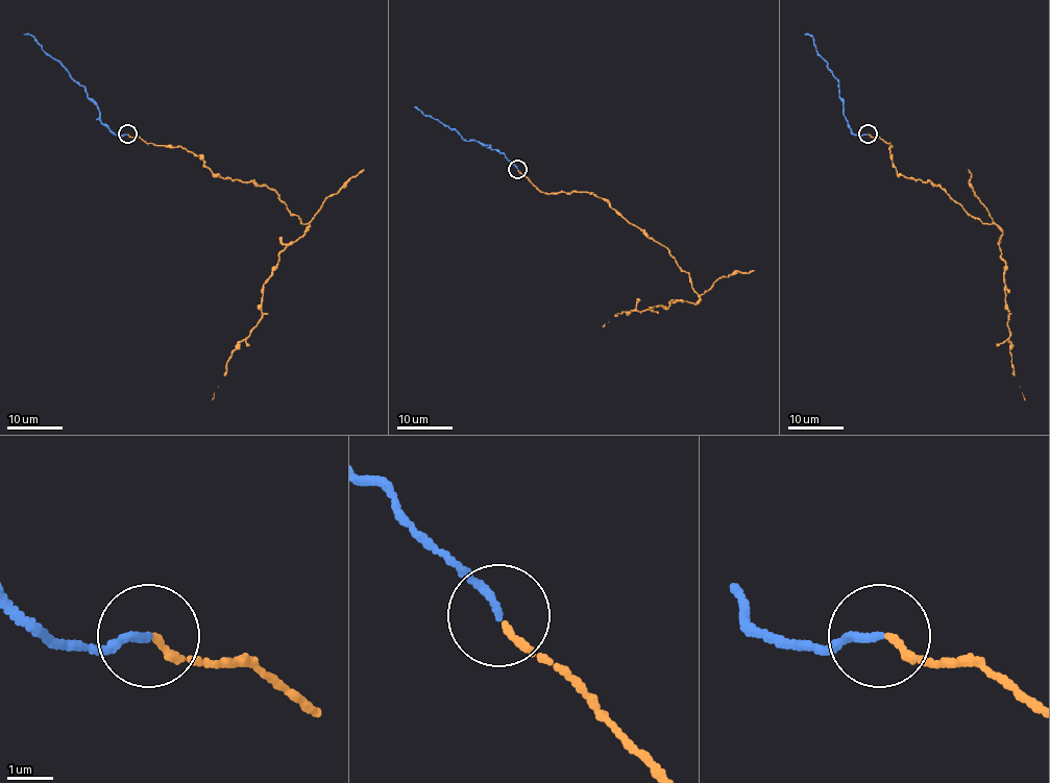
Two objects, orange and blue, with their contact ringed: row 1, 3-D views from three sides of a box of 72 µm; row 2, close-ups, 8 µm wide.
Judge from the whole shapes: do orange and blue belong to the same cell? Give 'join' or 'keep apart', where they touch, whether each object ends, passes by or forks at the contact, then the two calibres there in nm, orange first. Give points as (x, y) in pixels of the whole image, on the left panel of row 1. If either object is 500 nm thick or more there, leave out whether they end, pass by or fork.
join; place (127, 133); orange ends; blue ends; calibres 160 and 160 nm

